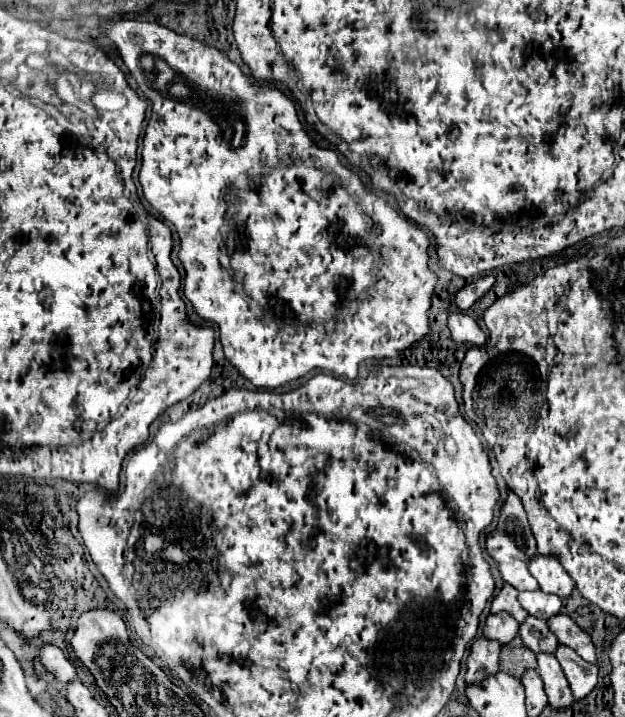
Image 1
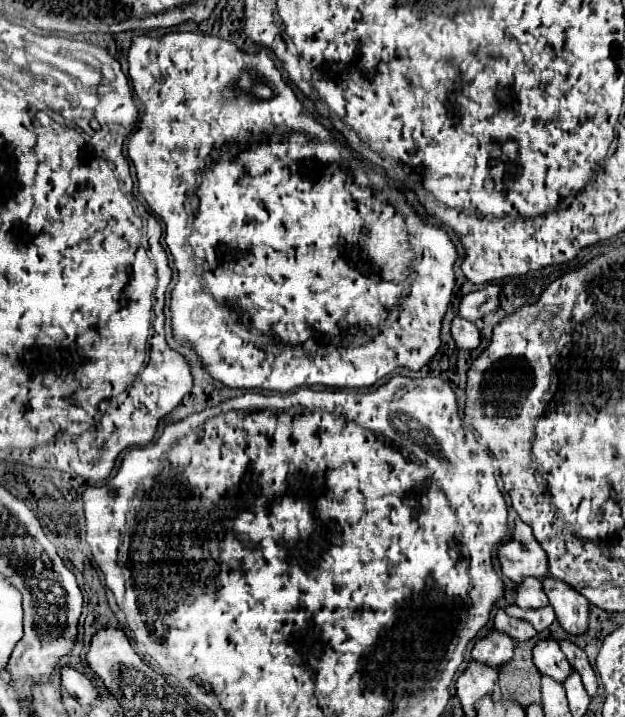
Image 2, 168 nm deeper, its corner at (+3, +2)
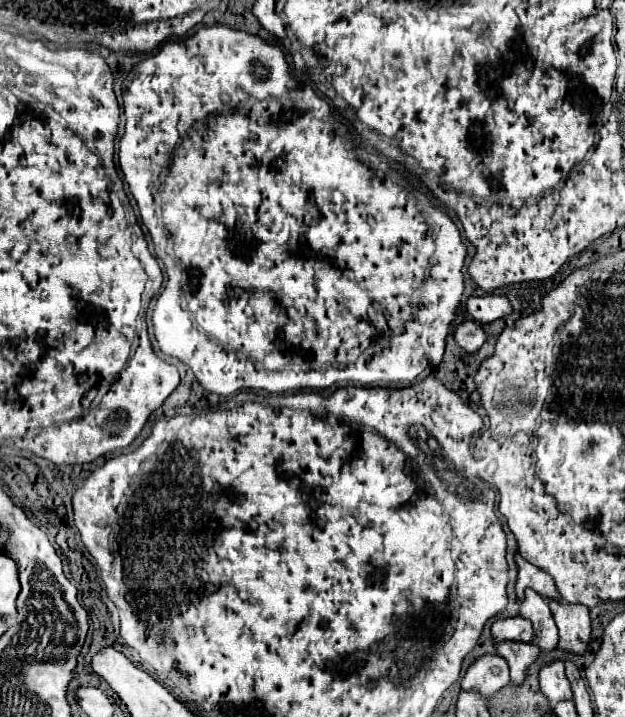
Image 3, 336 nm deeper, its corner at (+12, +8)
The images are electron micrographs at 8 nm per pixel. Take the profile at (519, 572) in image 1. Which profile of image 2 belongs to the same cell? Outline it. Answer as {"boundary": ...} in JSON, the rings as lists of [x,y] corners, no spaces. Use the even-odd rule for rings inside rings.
{"boundary":[[[525,577],[525,579],[521,579],[521,583],[515,583],[513,595],[515,595],[515,603],[519,607],[533,607],[533,609],[537,609],[537,607],[549,605],[549,599],[543,593],[541,581],[535,579],[535,577]]]}

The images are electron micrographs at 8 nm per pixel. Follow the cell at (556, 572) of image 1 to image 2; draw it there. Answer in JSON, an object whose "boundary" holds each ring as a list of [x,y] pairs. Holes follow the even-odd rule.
{"boundary":[[[545,577],[541,579],[545,595],[549,597],[551,607],[555,609],[557,621],[569,635],[581,635],[587,631],[587,613],[589,613],[589,601],[575,591],[571,585],[555,579]]]}

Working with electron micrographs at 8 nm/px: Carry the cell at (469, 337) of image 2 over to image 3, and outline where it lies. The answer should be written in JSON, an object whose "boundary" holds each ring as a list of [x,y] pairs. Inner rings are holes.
{"boundary":[[[466,321],[462,325],[456,325],[454,331],[454,339],[458,341],[458,345],[468,351],[468,353],[476,353],[484,343],[486,343],[486,333],[478,323]]]}

